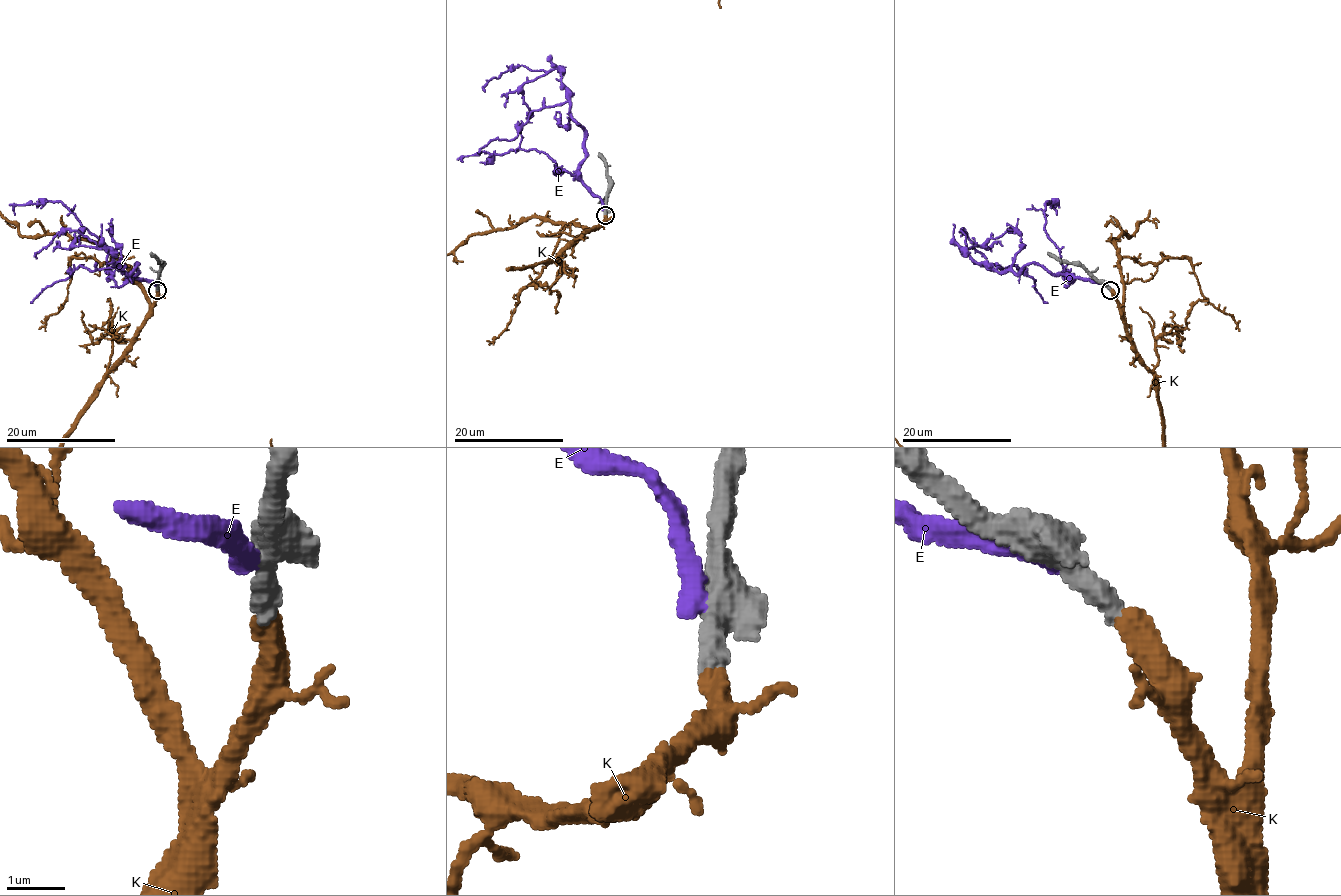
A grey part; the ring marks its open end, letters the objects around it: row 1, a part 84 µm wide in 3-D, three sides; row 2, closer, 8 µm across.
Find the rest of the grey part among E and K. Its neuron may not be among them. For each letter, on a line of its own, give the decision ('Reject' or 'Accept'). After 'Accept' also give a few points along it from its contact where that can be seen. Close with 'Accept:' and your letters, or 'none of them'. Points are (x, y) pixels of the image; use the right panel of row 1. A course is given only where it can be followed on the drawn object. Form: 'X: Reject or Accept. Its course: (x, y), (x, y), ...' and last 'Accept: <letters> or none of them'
E: Reject
K: Accept
Accept: K

